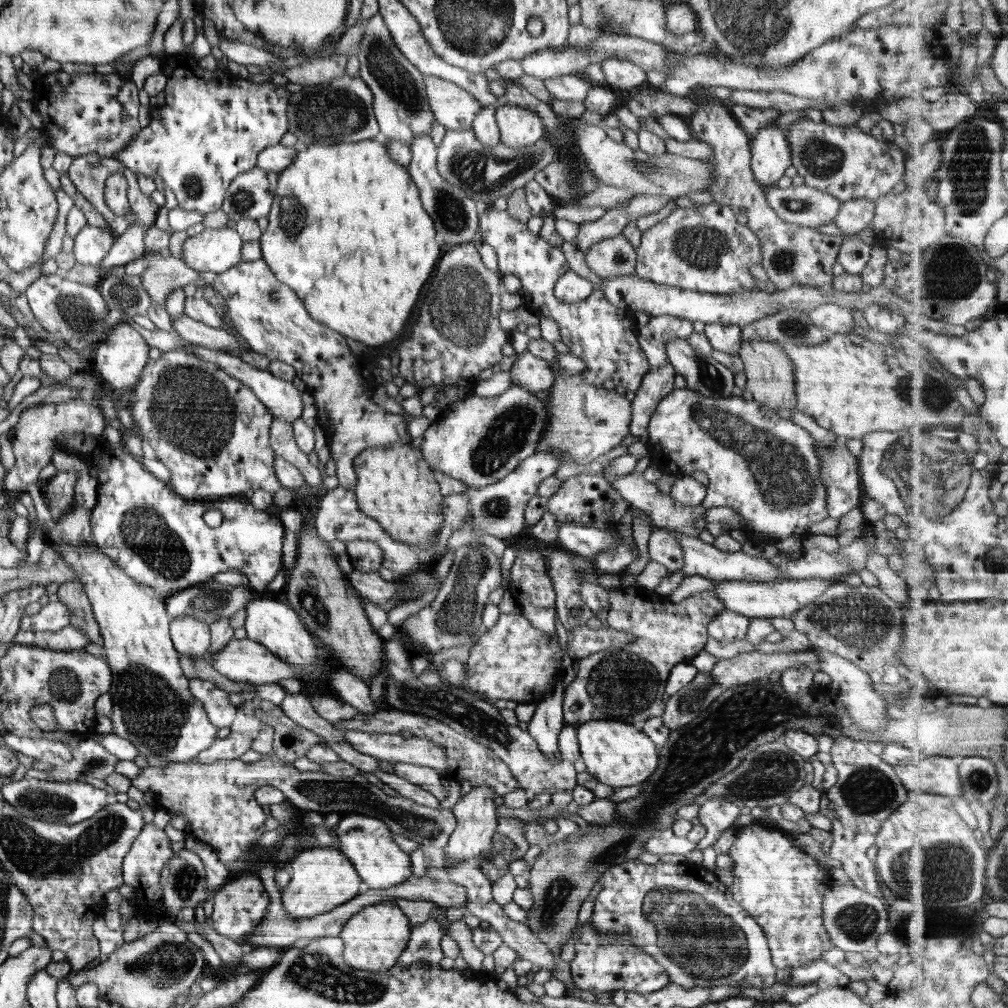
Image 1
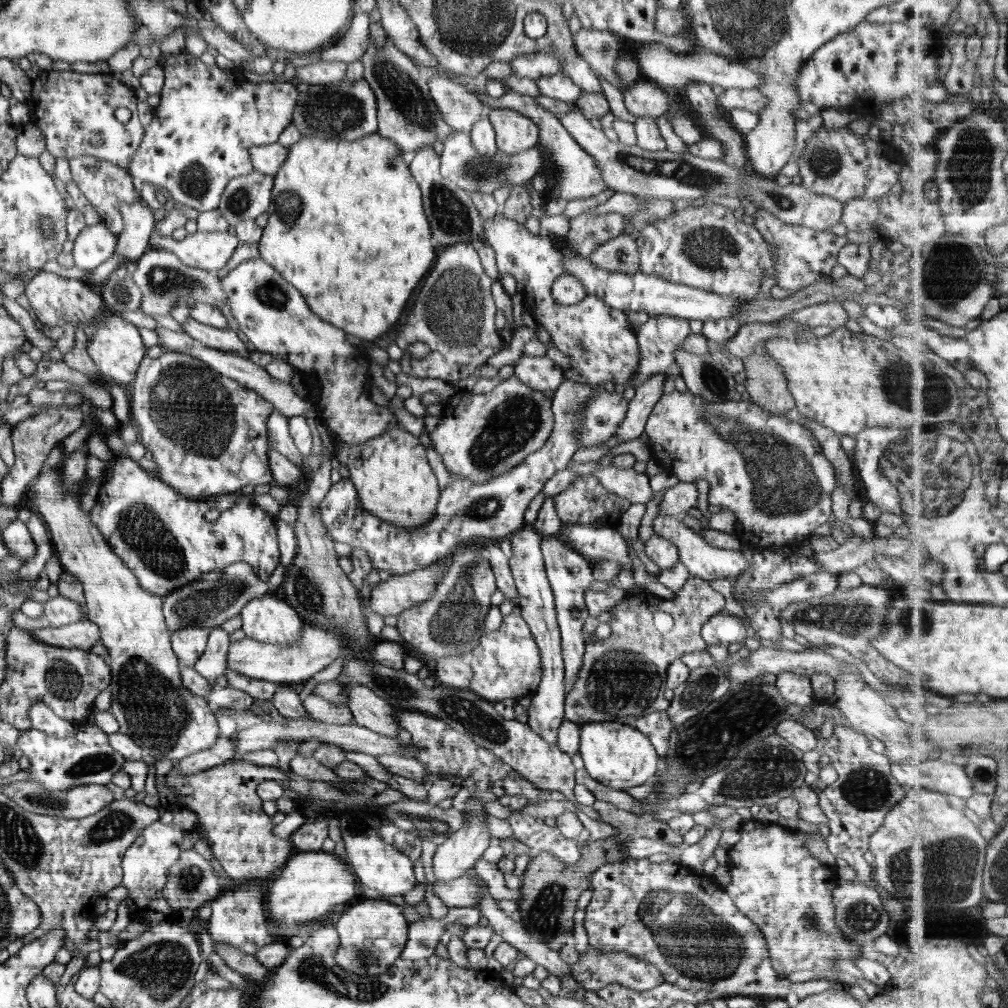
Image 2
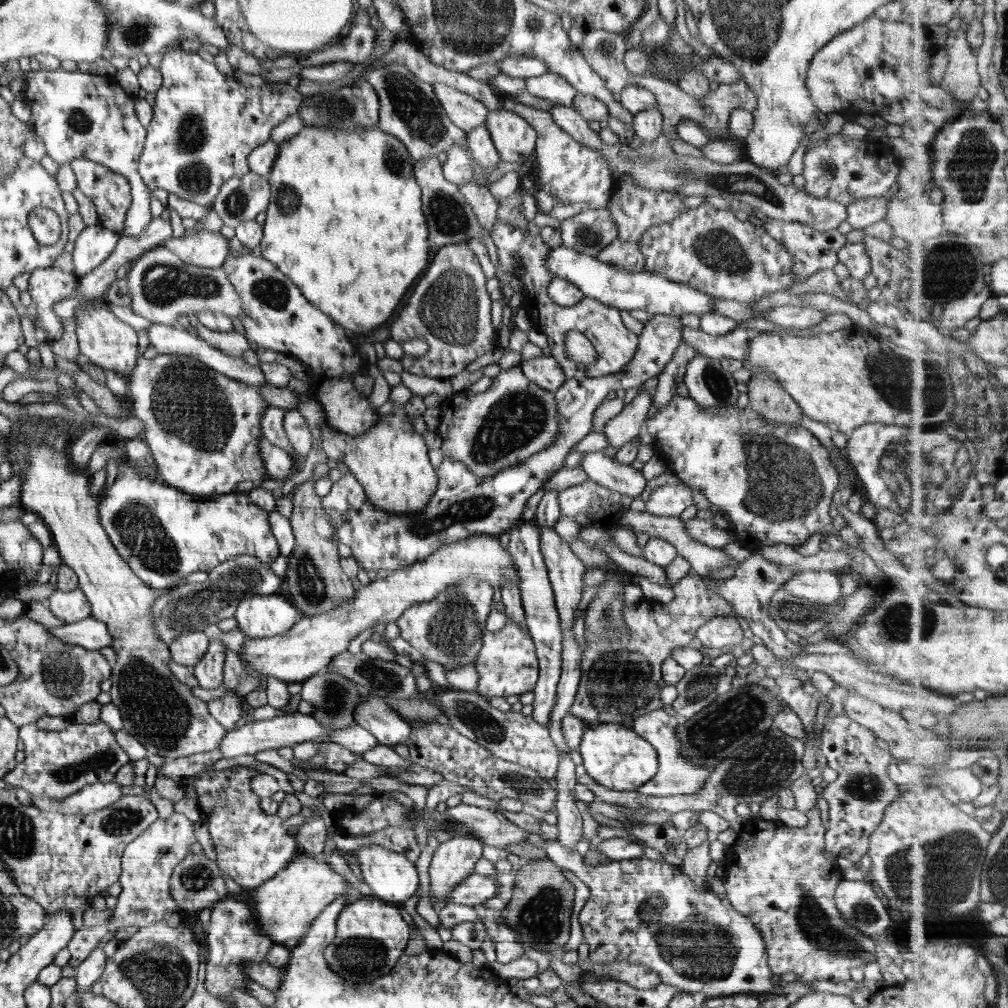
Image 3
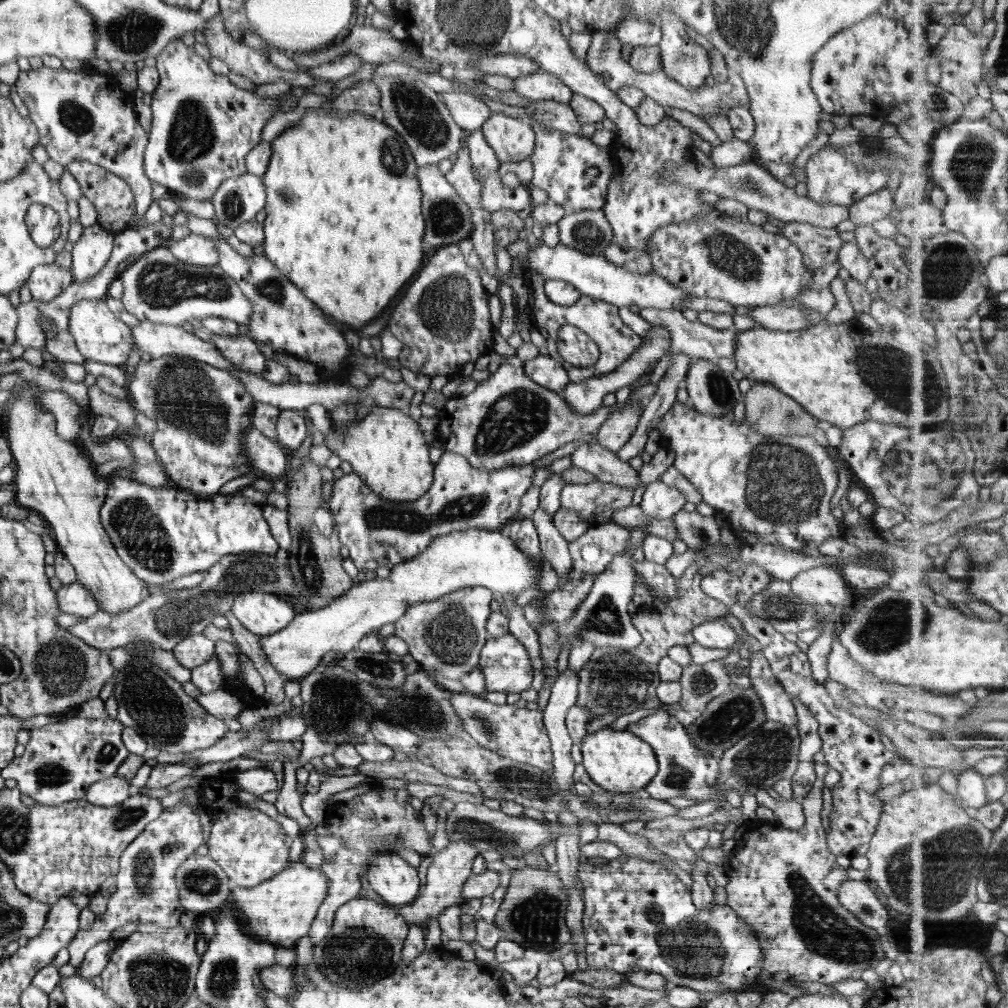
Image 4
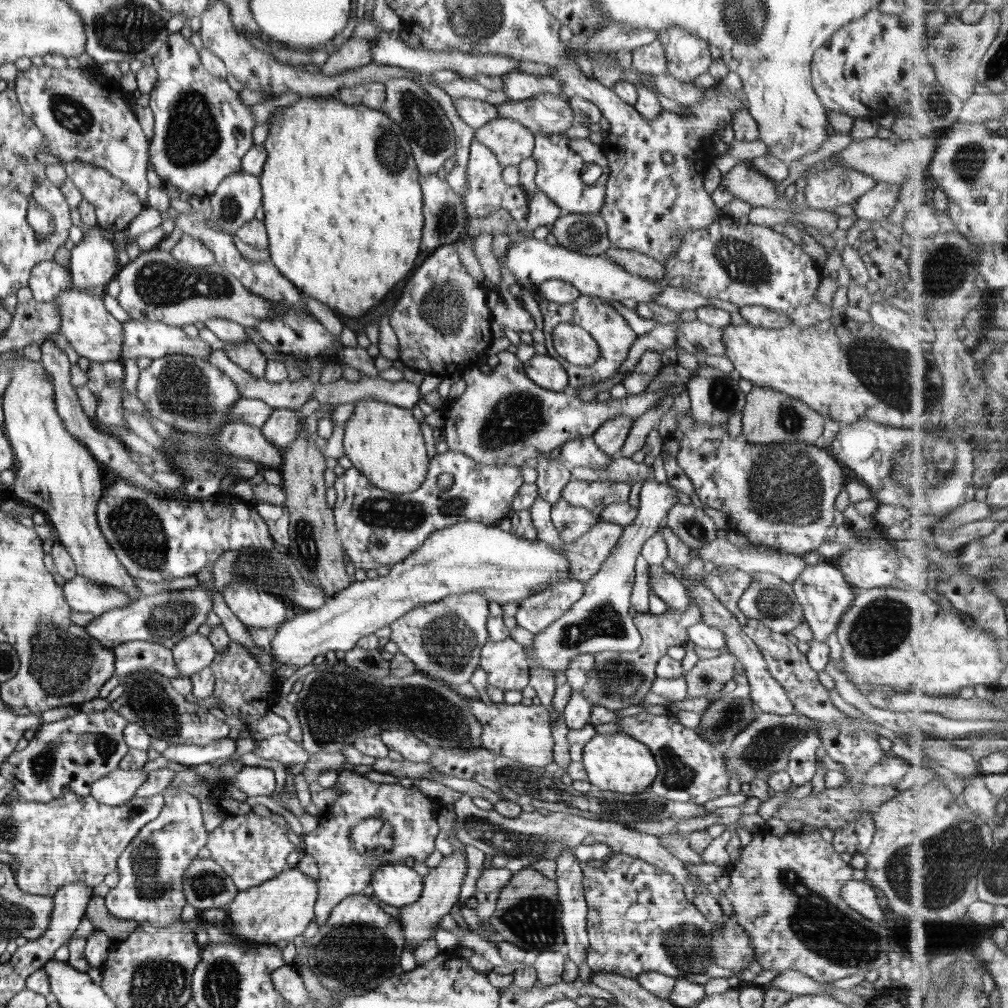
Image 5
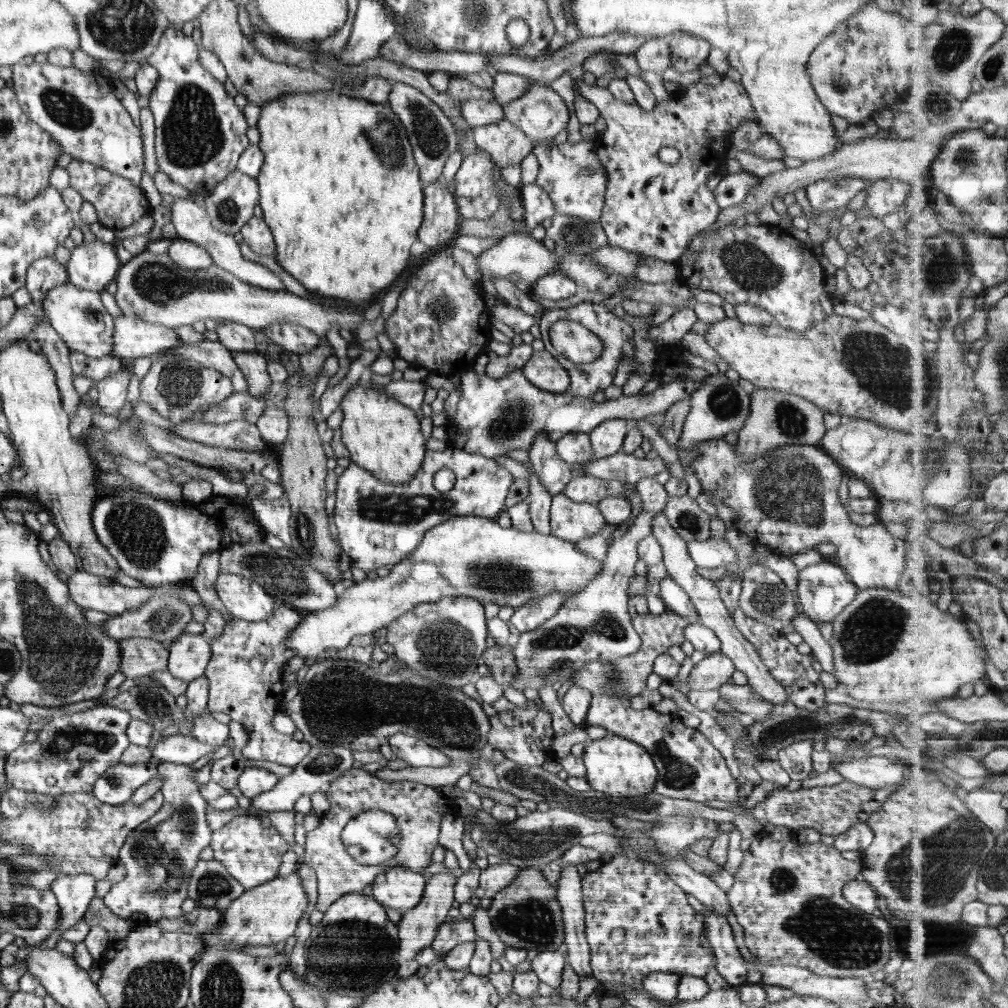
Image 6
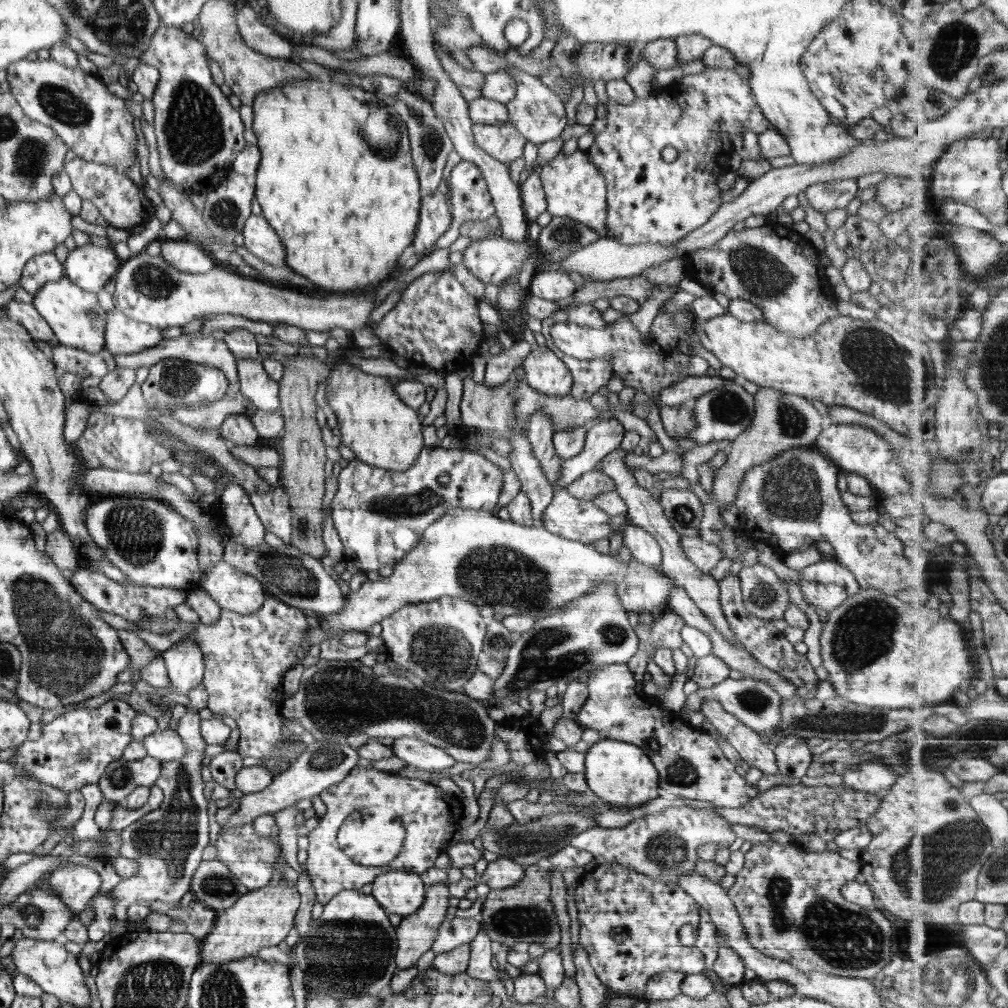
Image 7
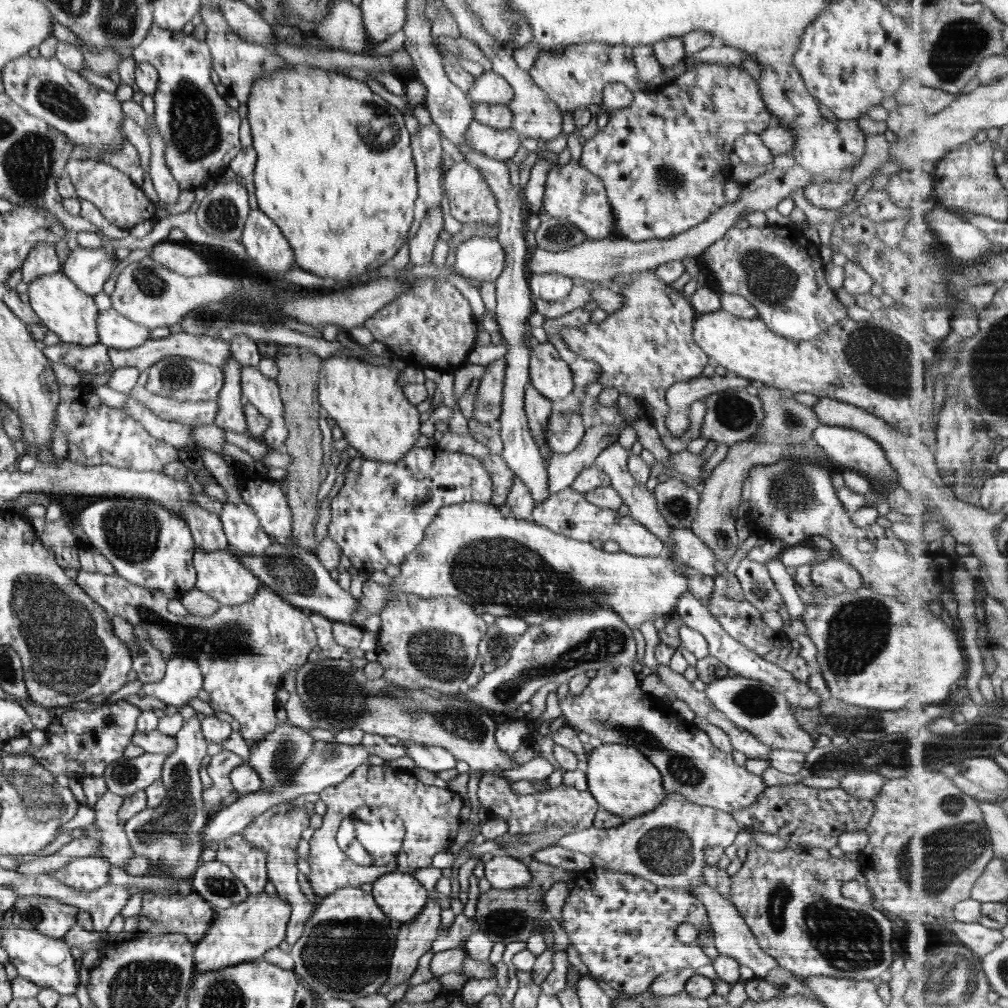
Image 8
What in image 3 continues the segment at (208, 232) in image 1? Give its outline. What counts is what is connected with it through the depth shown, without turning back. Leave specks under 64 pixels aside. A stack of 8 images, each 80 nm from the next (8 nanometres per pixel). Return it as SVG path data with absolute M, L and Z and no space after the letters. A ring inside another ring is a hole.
M200 231L192 236L167 238L163 246L186 264L204 268L221 268L230 252L229 239L220 232Z

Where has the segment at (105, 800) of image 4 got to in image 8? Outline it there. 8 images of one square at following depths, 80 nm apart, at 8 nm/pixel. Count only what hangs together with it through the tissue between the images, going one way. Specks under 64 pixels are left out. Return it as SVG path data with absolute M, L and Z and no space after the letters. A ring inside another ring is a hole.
M148 754L143 757L121 757L108 764L103 778L107 784L107 790L126 797L137 792L145 791L154 781L161 778L162 768L168 754Z

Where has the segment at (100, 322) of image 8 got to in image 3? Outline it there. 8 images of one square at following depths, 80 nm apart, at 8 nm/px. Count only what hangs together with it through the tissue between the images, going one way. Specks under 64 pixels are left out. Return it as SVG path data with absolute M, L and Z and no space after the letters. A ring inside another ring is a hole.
M152 323L145 329L149 346L152 346L158 354L180 354L192 357L195 360L203 362L206 366L213 368L220 374L225 374L228 378L245 382L248 386L261 387L262 385L271 385L265 379L260 365L248 364L242 358L234 358L217 348L214 348L209 342L202 340L198 335L193 336L187 329L181 326L154 324Z

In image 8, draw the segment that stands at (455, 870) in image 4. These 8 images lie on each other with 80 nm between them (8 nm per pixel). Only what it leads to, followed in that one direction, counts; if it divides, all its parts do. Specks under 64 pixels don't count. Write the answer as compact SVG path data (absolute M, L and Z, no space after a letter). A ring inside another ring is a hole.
M427 900L426 907L410 922L402 923L397 933L395 951L391 958L387 988L394 988L408 980L418 968L419 958L431 950L441 928L440 911L435 900Z

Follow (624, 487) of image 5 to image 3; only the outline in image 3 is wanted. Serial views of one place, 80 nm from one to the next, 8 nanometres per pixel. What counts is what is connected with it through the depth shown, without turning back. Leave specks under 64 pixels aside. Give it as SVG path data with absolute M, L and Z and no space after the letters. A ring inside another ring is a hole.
M587 478L558 493L560 514L574 518L582 526L612 527L630 509L633 498L610 490Z

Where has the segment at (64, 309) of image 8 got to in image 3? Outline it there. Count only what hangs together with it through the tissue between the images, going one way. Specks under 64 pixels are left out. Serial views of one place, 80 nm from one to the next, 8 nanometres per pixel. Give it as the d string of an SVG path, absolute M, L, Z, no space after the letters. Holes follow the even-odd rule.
M102 299L83 305L77 304L74 307L74 319L81 354L86 355L92 364L104 370L113 370L123 377L130 376L139 359L137 330L118 319Z

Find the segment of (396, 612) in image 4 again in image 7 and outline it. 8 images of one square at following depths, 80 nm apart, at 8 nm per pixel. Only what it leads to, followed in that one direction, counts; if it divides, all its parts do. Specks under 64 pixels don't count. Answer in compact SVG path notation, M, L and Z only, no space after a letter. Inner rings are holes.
M456 507L446 511L437 521L423 532L419 543L399 562L393 566L389 577L378 581L364 582L358 591L346 595L344 608L330 615L320 615L320 619L310 620L311 626L306 635L306 646L315 651L322 646L324 640L336 638L341 642L342 636L348 632L360 632L369 635L371 626L382 622L394 614L395 610L406 606L406 603L432 603L442 598L458 597L471 602L478 607L492 606L496 613L506 616L511 613L535 612L537 610L558 610L571 600L580 598L583 594L593 592L605 580L616 583L616 594L624 605L626 613L642 613L647 610L652 614L654 608L667 611L673 580L660 566L646 565L632 557L627 563L618 557L596 551L592 544L573 541L557 534L548 532L542 525L522 526L512 519L500 519L497 514L471 508Z

